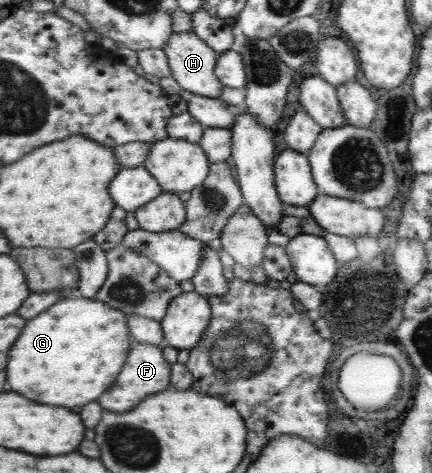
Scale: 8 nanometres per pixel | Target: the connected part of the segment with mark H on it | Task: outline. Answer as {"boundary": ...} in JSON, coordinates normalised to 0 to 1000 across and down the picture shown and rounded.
{"boundary":[[[449,66],[431,70],[403,68],[403,72],[394,72],[394,85],[373,101],[389,123],[398,163],[407,167],[419,188],[449,201],[484,207],[502,207],[514,201],[519,182],[498,161],[495,152],[507,112],[491,106]]]}

